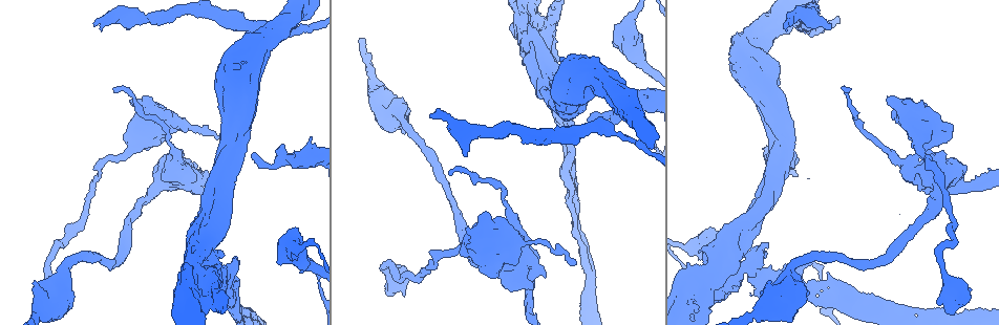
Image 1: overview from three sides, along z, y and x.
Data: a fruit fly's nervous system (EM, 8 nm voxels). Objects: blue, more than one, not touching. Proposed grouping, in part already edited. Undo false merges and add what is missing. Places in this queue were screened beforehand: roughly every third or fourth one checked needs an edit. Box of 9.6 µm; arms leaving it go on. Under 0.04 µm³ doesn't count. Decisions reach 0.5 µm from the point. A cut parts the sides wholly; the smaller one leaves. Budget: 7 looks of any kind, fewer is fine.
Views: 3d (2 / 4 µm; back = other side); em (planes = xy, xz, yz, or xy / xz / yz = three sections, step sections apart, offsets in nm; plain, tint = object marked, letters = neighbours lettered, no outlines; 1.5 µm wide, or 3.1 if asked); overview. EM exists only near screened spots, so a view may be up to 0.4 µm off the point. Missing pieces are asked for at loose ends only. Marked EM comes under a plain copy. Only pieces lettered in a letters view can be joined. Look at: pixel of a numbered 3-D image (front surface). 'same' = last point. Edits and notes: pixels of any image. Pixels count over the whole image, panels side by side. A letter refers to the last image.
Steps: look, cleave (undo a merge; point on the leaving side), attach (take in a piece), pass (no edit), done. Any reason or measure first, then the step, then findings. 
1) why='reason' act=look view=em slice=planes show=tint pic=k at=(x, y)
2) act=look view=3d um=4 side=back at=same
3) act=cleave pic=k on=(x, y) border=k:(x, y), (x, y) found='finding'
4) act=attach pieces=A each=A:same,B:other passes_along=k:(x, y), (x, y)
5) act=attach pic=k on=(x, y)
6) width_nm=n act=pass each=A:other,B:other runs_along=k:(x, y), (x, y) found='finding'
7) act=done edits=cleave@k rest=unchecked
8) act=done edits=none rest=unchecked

why='thick turns thin' act=look view=em slice=planes show=letters pic=1 at=(126, 157)

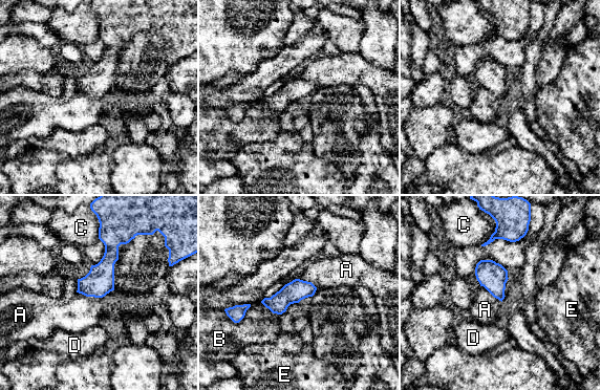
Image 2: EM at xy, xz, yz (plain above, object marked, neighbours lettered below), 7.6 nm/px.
width_nm=160 act=pass each=A:other,B:other,C:other,D:other,E:other border=2:(114, 289), (102, 297), (77, 293) found='continuous, no second neuron'

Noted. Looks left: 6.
why='free end' act=look view=em slice=planes show=letters pic=1 at=(790, 25)

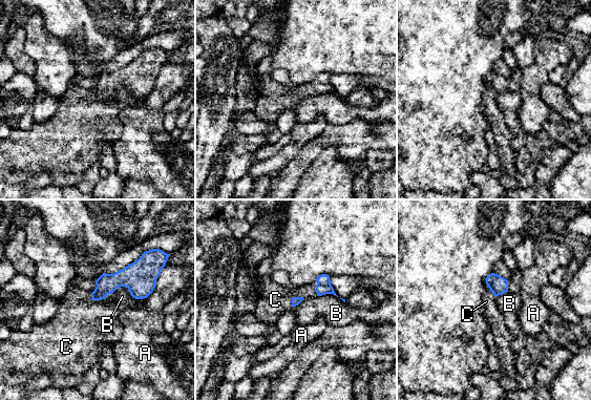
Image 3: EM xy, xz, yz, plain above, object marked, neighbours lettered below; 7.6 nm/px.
act=attach pieces=C each=A:other,B:other,C:same passes_along=3:(106, 283), (96, 299), (75, 323) found='it goes on there'

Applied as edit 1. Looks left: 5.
why='branch stops here' act=look view=3d um=4 pic=1 at=(586, 274)

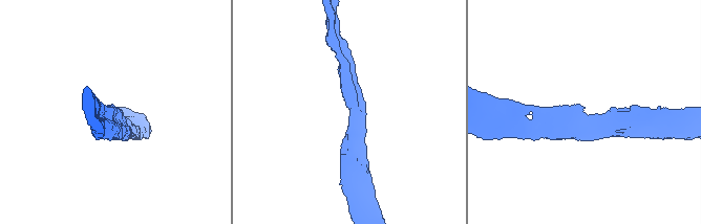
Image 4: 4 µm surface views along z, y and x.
why='now the EM' act=look view=em slice=planes show=letters pic=4 at=(117, 107)

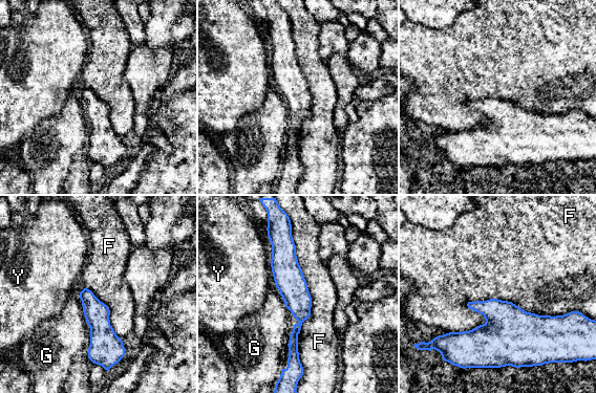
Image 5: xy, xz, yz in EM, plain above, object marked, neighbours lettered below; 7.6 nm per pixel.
act=pass each=F:other,G:other,Y:other found='no lettered piece goes on from it'

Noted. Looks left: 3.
act=done edits=attach@3 rest=unchecked

